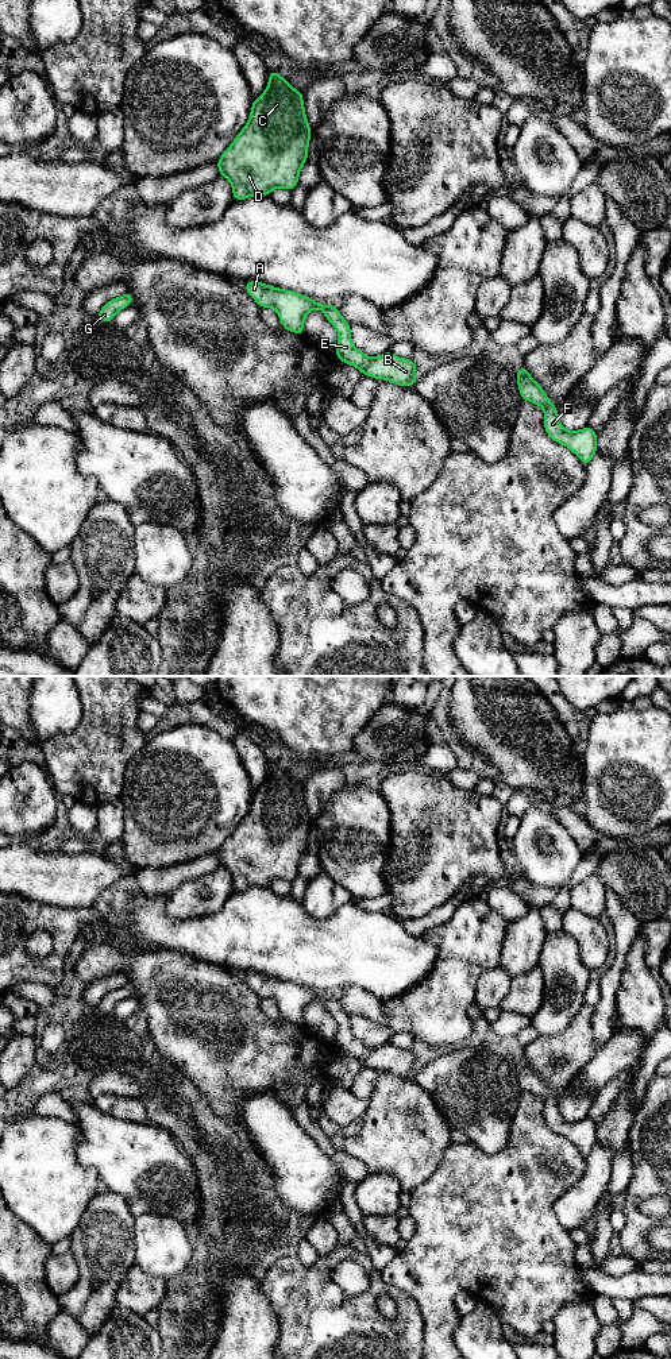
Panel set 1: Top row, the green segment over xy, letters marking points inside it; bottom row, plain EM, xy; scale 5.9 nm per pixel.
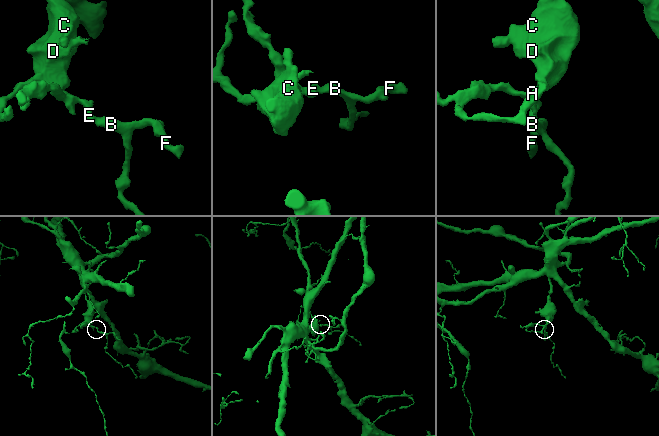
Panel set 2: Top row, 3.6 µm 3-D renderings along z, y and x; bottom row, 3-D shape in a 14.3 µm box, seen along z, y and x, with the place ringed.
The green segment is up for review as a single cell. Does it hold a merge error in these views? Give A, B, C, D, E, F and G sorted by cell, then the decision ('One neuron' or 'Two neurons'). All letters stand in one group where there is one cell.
Groups: A B C D E F G. One neuron

